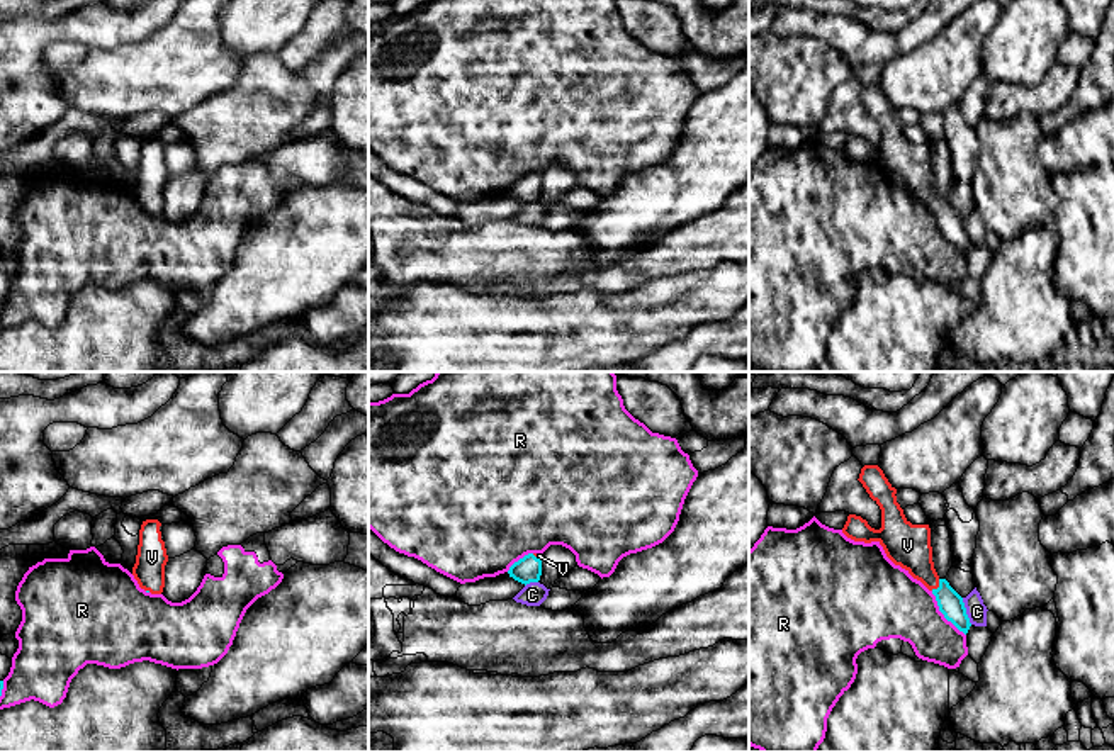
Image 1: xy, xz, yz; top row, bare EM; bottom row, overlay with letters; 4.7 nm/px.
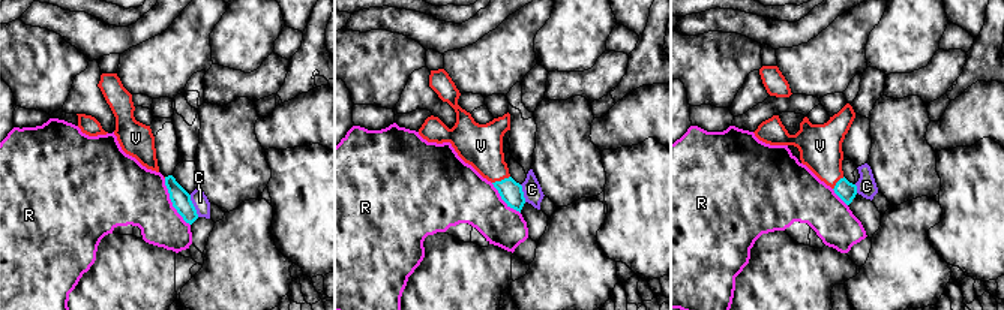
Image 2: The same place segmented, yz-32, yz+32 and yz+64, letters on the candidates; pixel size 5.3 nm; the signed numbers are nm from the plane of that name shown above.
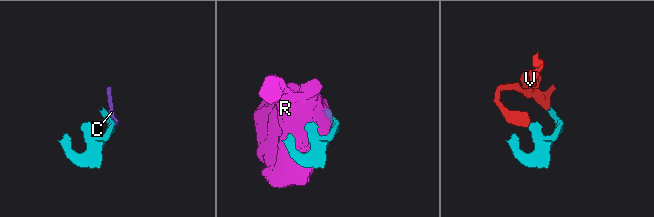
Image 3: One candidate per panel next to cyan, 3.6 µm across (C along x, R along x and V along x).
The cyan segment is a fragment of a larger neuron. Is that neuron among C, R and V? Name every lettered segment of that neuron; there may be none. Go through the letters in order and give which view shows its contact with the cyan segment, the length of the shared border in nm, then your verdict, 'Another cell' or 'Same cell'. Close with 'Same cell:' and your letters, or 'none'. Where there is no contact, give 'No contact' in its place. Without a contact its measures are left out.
C: Touches cyan in yz. Shared border 140 nm. Another cell
R: Touches cyan in yz. Shared border 280 nm. Another cell
V: Touches cyan in yz. Shared border 70 nm. Same cell
Same cell: V

